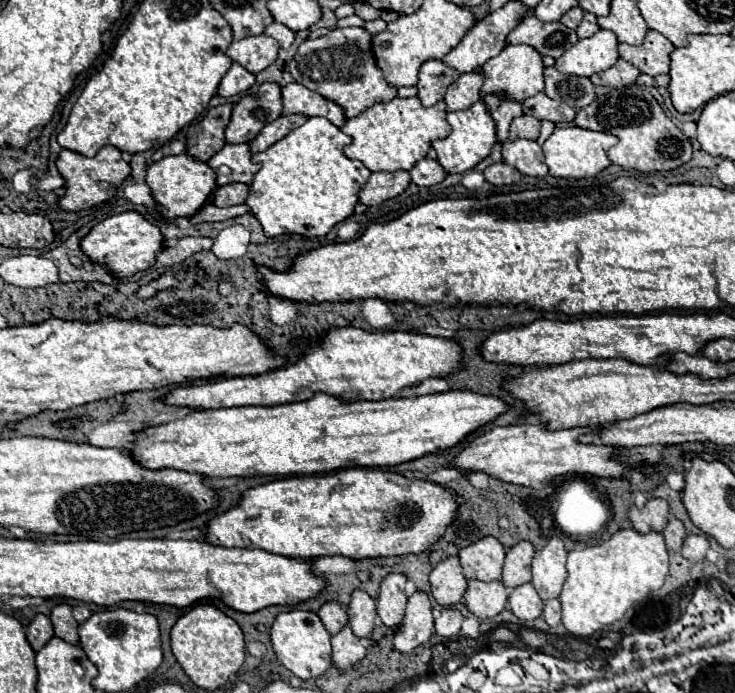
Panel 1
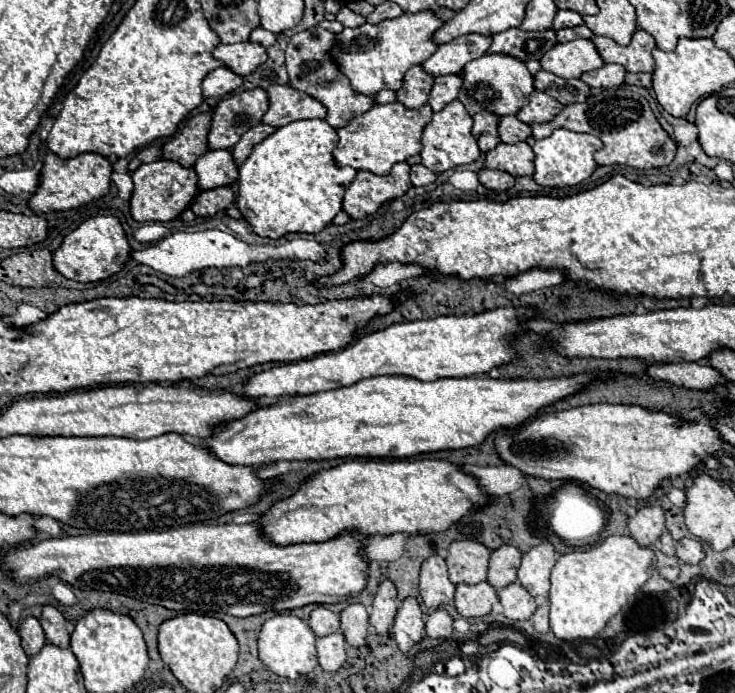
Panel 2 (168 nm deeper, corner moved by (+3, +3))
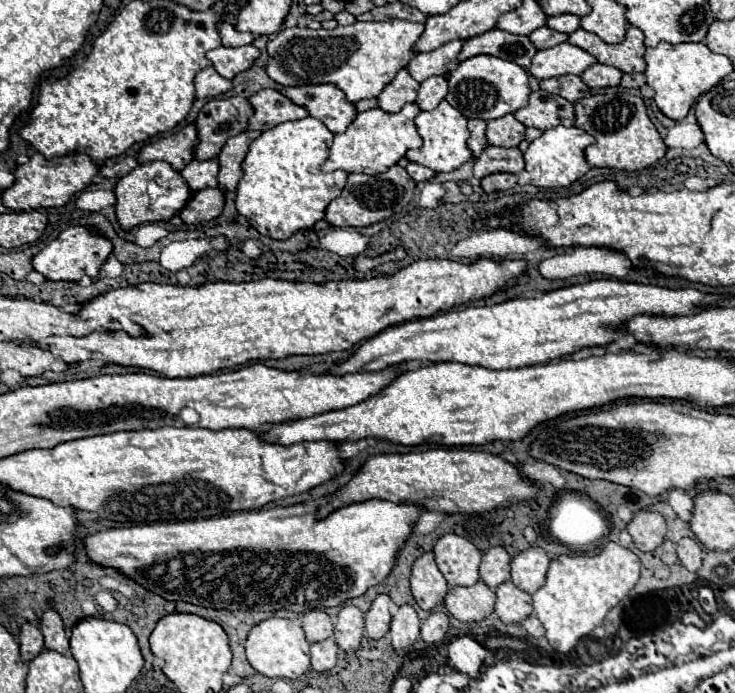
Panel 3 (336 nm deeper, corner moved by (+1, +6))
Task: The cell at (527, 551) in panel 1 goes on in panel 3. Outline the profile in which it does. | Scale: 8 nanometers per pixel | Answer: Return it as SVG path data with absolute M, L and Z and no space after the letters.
M504 547L488 549L480 563L480 579L492 589L510 581L510 561L512 557Z

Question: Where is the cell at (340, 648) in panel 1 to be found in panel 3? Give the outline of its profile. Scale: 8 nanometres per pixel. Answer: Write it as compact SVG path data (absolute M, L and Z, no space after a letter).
M332 637L324 639L324 641L318 641L318 643L312 643L310 655L312 655L312 669L314 671L320 671L320 673L330 671L336 665L338 645Z

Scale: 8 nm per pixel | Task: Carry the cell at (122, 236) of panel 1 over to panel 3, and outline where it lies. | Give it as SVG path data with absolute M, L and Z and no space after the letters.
M74 225L62 231L54 241L50 241L36 257L34 269L48 277L50 281L80 281L84 275L98 277L102 263L112 255L112 241L94 227Z

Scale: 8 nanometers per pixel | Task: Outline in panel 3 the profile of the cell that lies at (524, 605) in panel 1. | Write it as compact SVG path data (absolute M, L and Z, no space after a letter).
M512 581L502 583L496 589L496 615L504 621L504 623L520 623L526 617L530 617L532 609L532 595L518 589Z

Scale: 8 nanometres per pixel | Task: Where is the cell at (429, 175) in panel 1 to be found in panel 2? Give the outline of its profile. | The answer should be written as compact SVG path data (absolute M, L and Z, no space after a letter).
M414 164L410 170L410 180L414 186L426 186L426 184L432 184L436 180L436 174L422 164Z

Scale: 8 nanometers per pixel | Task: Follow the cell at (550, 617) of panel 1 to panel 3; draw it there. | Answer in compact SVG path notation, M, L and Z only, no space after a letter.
M530 615L522 625L524 625L524 629L526 629L532 637L542 637L542 635L544 635L544 631L546 631L546 629L544 629L544 625L538 621L538 617L536 617L536 615Z

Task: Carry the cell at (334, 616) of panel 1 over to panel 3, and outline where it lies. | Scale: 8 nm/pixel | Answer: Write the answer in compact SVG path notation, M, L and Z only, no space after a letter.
M312 609L302 617L302 629L306 633L306 639L310 643L324 641L326 637L332 637L334 623L322 609Z

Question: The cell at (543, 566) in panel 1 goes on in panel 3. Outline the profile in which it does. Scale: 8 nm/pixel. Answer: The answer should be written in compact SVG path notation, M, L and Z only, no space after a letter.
M530 547L518 553L512 559L512 583L526 593L536 593L546 583L548 563L550 559L542 547Z

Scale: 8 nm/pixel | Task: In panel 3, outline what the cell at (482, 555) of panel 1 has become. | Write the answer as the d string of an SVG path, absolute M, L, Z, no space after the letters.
M448 533L436 543L434 555L438 569L442 571L450 587L458 587L458 585L466 587L480 581L478 567L484 553L468 539Z

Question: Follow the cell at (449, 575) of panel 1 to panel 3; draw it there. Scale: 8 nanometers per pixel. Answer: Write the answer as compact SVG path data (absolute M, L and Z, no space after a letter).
M432 551L420 555L414 561L410 583L412 583L412 595L416 603L426 611L432 611L436 605L440 605L450 589L436 565Z

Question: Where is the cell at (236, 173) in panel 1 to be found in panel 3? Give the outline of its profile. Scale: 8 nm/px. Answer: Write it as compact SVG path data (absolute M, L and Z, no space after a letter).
M192 159L190 165L186 165L186 169L180 171L180 175L186 179L186 183L190 185L192 191L200 191L206 187L218 187L218 159Z

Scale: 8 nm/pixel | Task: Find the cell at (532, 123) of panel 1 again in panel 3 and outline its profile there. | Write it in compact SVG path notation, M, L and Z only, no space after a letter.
M504 115L504 117L492 119L488 123L486 137L488 137L490 145L518 147L518 143L524 141L524 131L526 131L526 127L514 115Z

